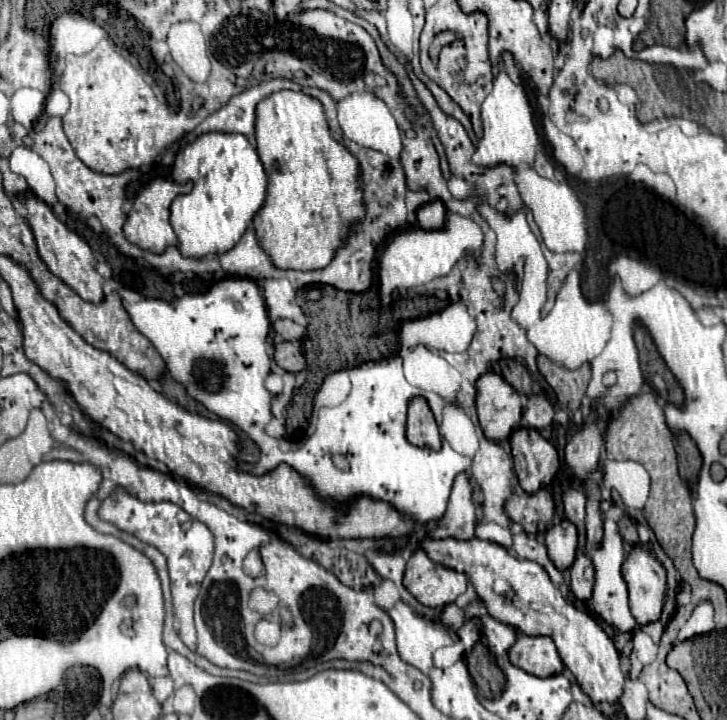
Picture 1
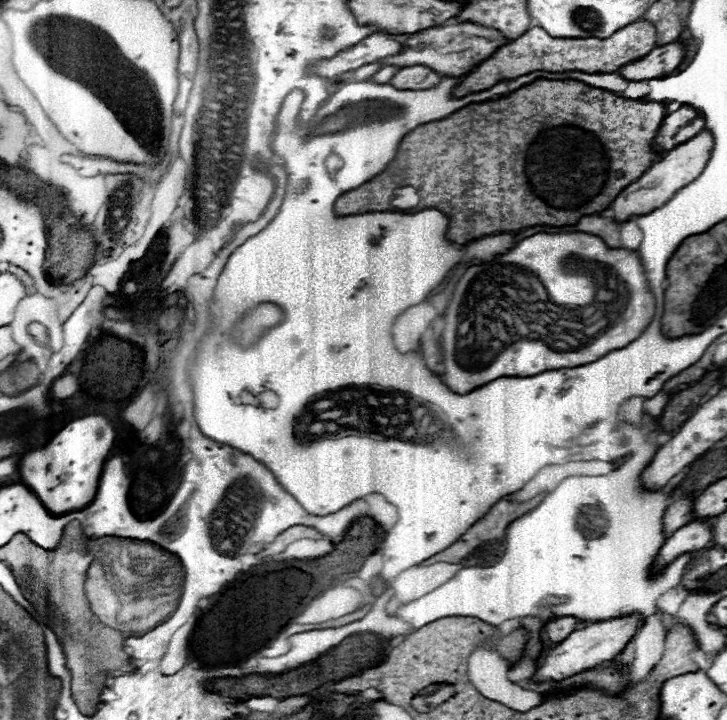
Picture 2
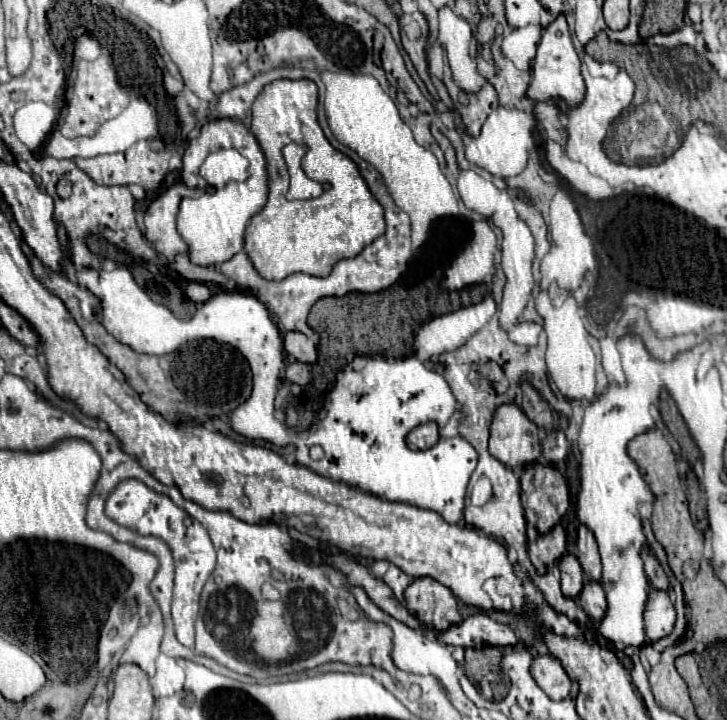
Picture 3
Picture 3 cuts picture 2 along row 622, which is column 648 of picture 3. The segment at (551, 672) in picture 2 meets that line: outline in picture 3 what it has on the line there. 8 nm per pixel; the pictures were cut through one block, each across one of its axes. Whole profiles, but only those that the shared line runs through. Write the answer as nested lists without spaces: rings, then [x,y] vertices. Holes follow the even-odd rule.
[[[650,590],[650,596],[646,600],[646,612],[644,612],[644,634],[650,642],[660,640],[668,636],[674,628],[676,612],[674,604],[670,602],[668,594],[664,590]]]

